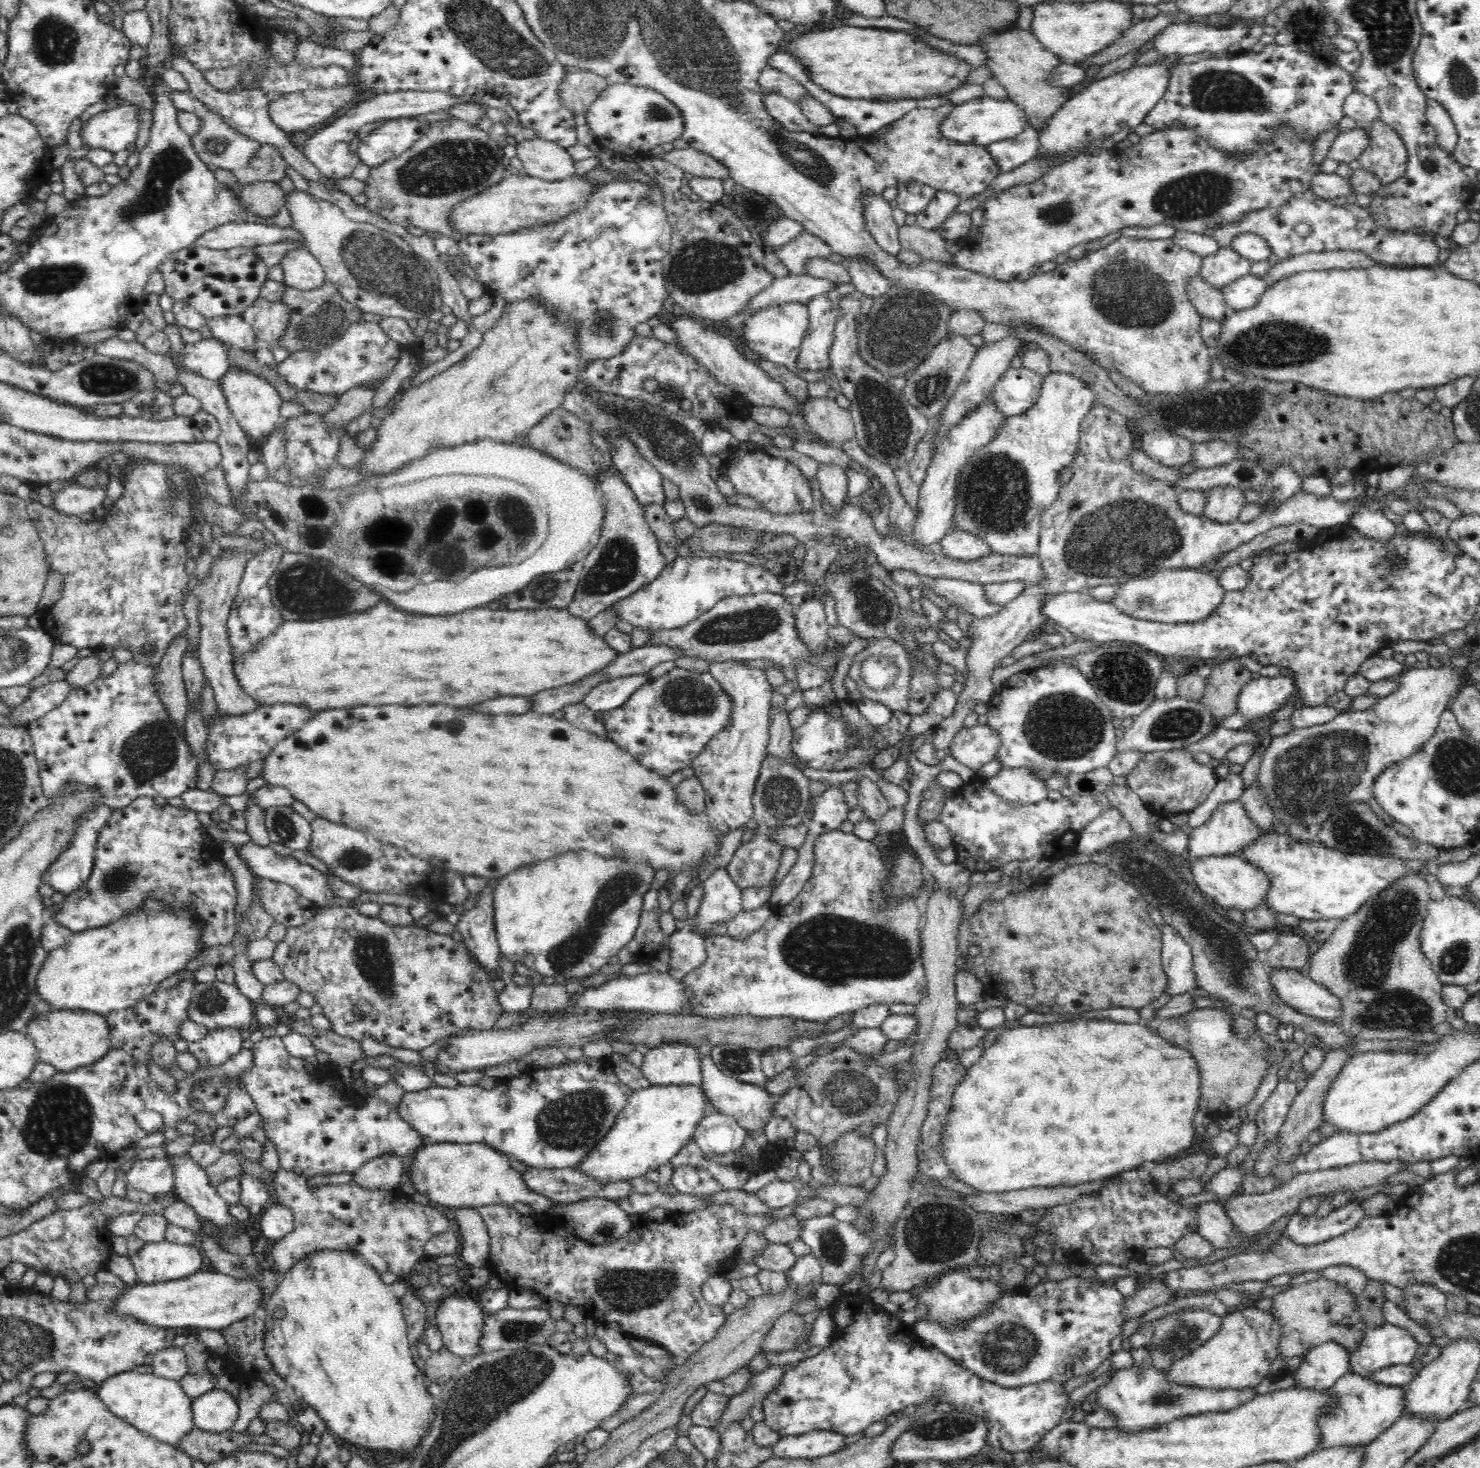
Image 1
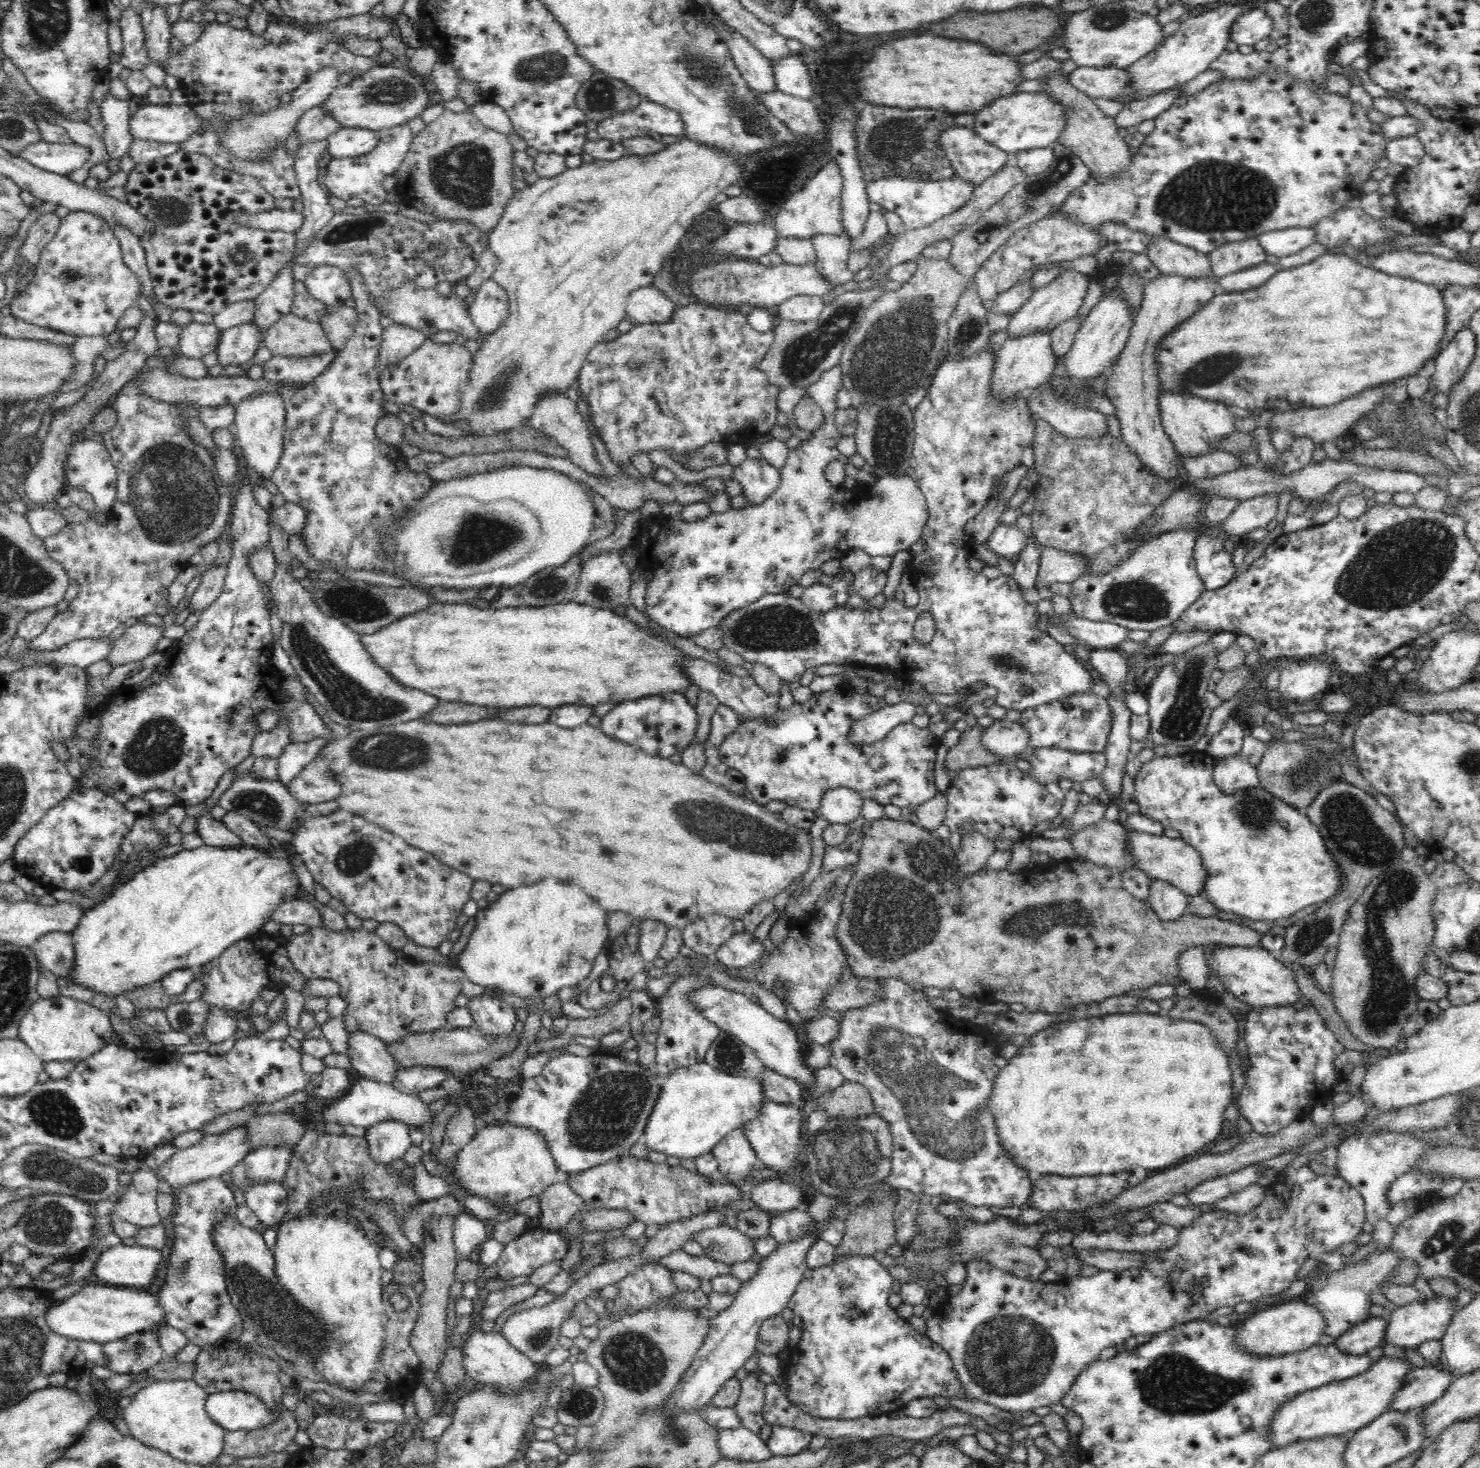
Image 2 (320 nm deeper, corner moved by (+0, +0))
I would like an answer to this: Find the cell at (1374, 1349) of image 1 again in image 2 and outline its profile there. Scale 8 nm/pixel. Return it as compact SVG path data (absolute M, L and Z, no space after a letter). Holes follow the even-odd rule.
M1435 1294L1433 1297L1420 1298L1420 1300L1414 1300L1410 1304L1404 1304L1388 1311L1385 1341L1394 1344L1394 1346L1401 1346L1401 1348L1415 1349L1417 1345L1426 1342L1426 1340L1442 1340L1452 1317L1460 1309L1457 1302L1457 1297L1450 1298Z

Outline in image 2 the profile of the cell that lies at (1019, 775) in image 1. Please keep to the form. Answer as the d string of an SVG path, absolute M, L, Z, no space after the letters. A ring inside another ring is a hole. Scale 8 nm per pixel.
M1054 746L1037 748L1029 757L1031 776L1040 784L1058 782L1060 778L1084 782L1102 776L1107 765L1105 752L1074 752Z

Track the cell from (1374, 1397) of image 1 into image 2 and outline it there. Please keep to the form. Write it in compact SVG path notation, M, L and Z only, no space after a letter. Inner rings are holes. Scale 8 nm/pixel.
M1439 1363L1414 1367L1406 1375L1405 1385L1394 1399L1392 1409L1407 1412L1427 1408L1446 1394L1454 1379Z

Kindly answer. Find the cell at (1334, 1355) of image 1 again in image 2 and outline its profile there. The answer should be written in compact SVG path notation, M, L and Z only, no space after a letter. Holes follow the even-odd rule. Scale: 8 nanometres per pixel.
M1369 1314L1365 1321L1339 1336L1335 1344L1346 1354L1364 1354L1385 1340L1387 1324L1387 1315Z

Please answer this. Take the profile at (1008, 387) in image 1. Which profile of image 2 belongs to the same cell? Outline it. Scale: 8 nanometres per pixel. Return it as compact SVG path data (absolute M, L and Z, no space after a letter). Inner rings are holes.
M1048 383L1028 394L1029 407L1036 418L1049 422L1053 429L1066 438L1102 440L1108 436L1108 419L1096 409L1080 409L1054 397Z

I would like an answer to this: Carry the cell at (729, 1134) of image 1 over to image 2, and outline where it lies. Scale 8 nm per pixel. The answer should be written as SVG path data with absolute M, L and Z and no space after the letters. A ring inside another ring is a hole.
M743 1129L730 1132L711 1151L719 1164L719 1175L732 1185L739 1186L759 1164Z

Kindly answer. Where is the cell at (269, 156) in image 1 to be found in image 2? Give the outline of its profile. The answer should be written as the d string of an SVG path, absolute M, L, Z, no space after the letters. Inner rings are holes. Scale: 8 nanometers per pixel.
M326 102L307 110L296 124L295 130L299 134L301 144L327 140L330 134L338 132L343 127L326 108Z

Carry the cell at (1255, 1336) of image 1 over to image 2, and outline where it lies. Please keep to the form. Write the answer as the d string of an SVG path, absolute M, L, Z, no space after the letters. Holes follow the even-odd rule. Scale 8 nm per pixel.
M1304 1298L1299 1301L1287 1300L1281 1305L1254 1312L1253 1316L1239 1327L1237 1340L1242 1350L1261 1356L1282 1356L1318 1344L1325 1334L1326 1325L1324 1315L1315 1306L1308 1304Z

